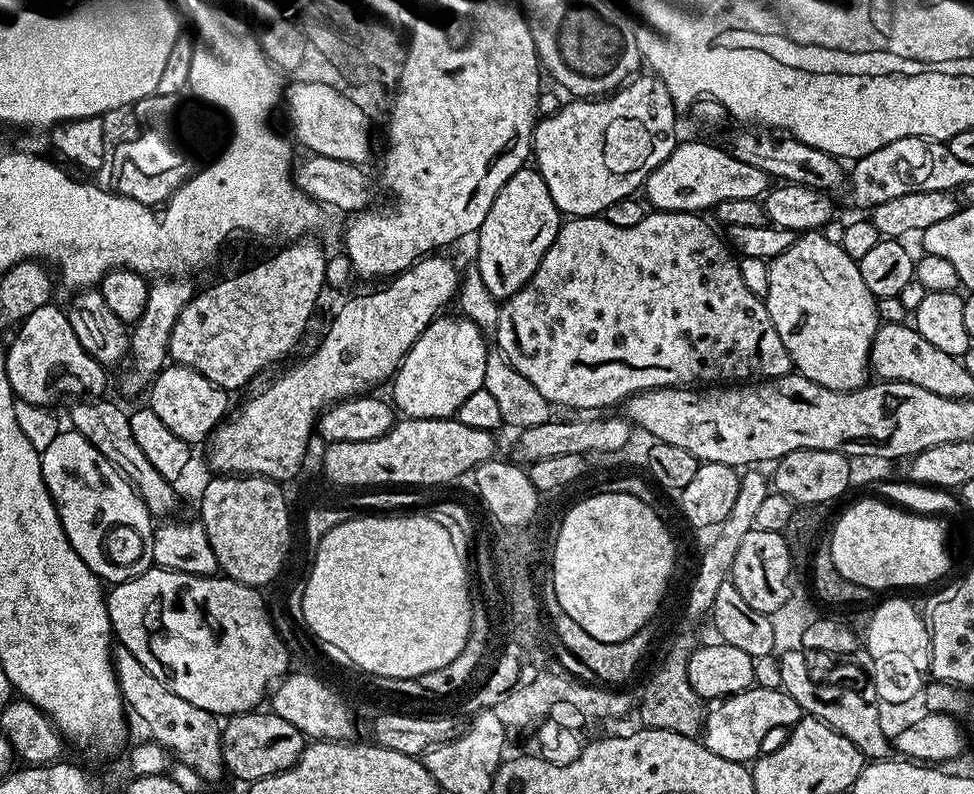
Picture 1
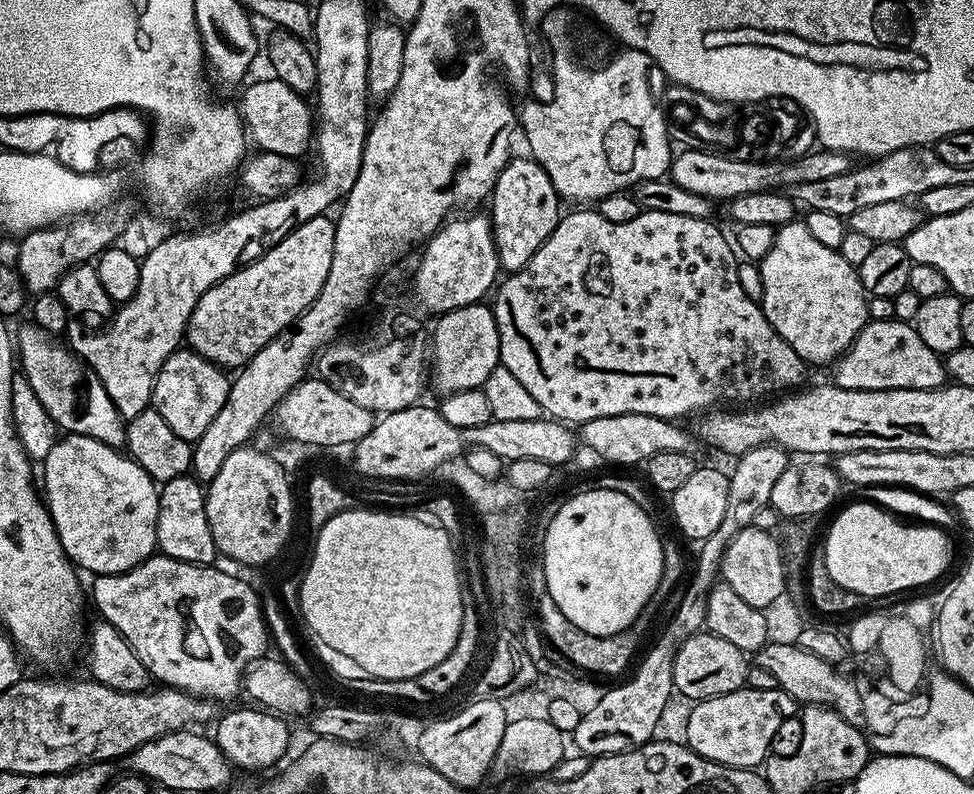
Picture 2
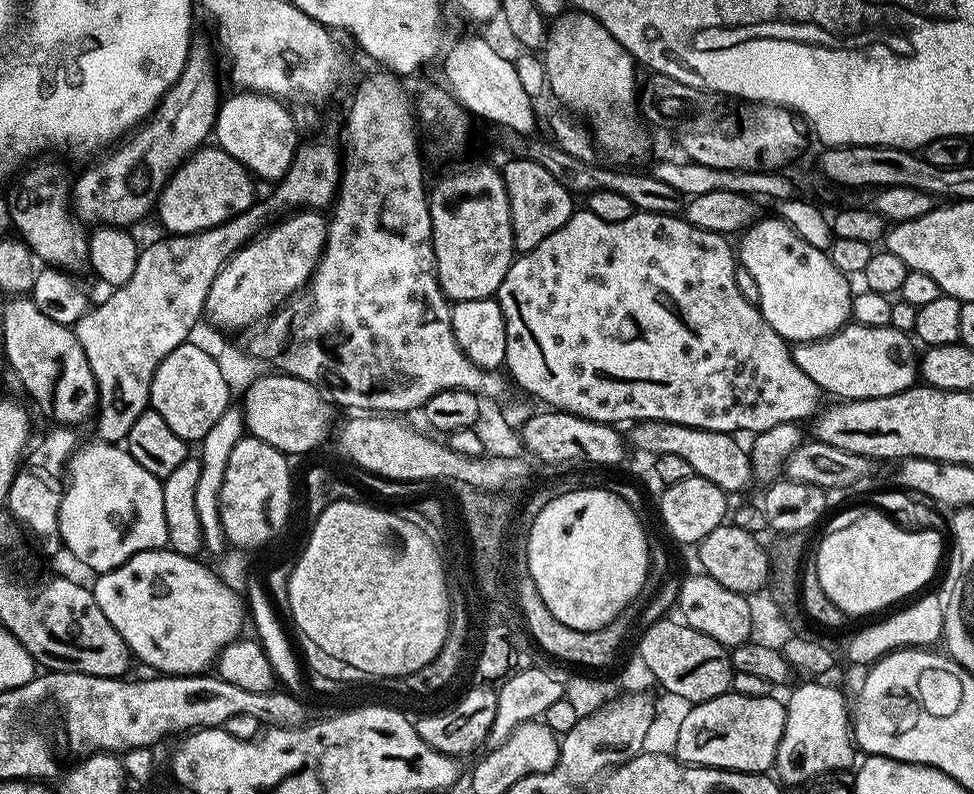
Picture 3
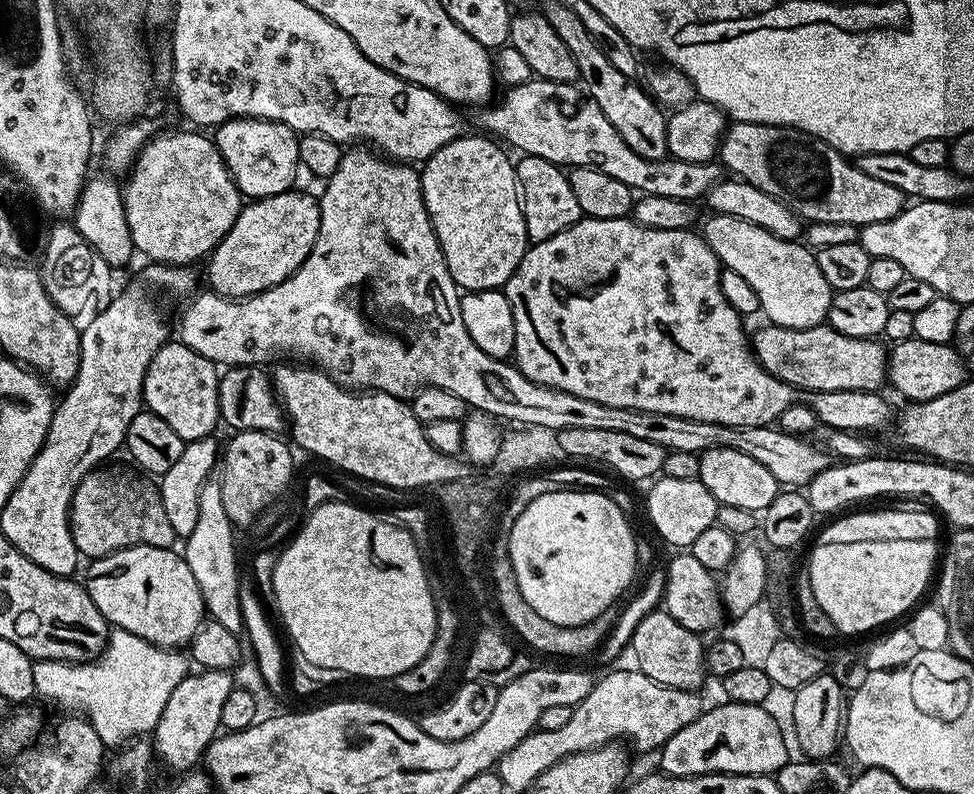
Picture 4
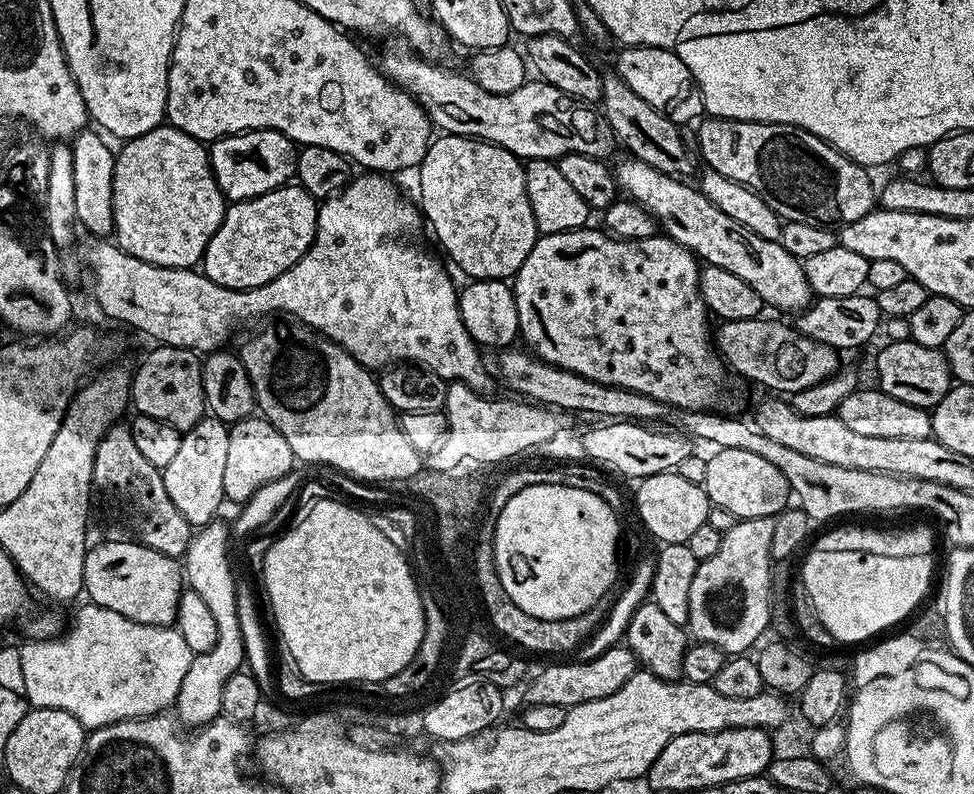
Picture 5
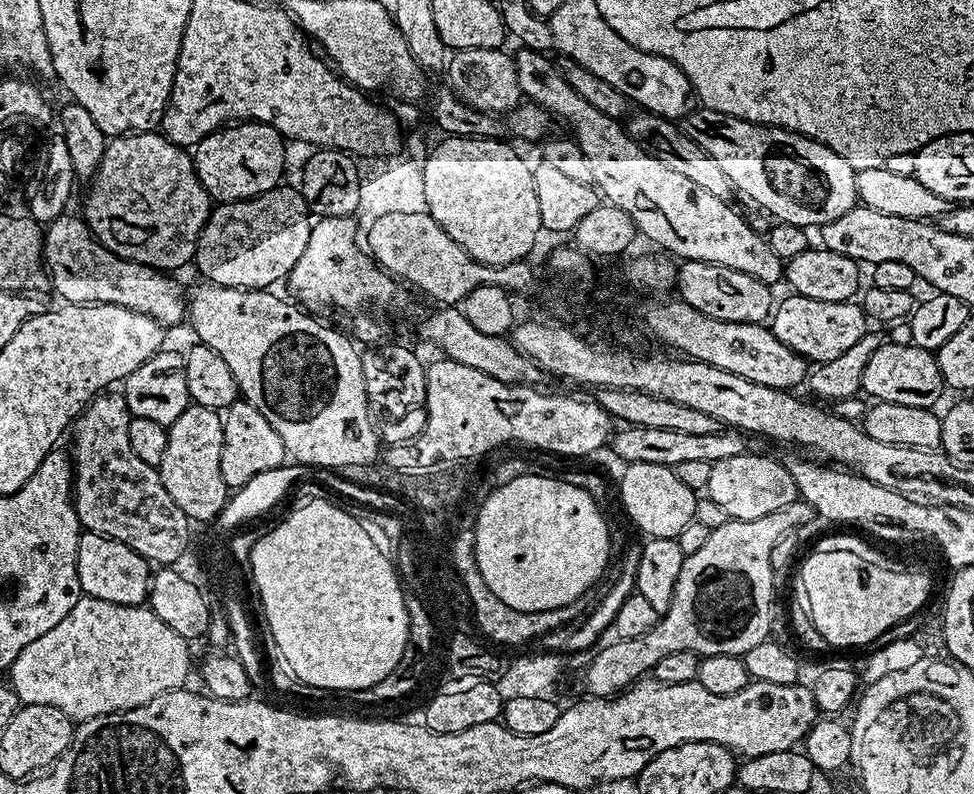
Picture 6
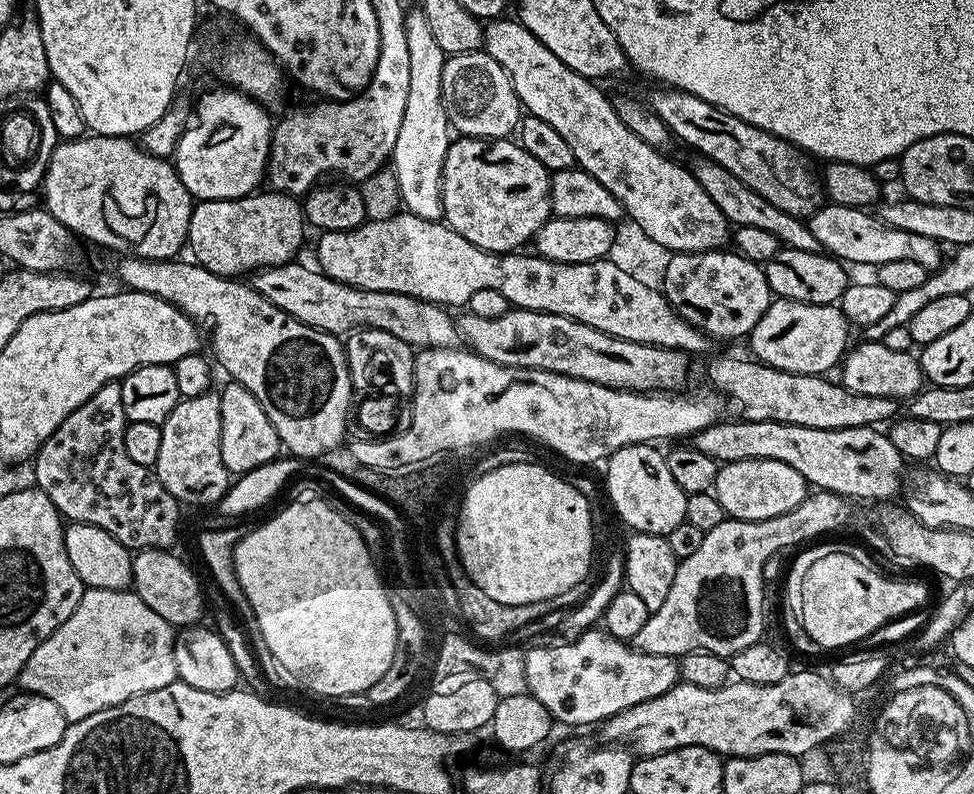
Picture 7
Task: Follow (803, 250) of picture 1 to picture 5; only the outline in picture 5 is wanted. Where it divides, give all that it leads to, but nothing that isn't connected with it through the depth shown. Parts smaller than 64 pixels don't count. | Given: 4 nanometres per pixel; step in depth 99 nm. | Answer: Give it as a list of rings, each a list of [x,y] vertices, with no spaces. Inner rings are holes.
[[[625,155],[623,159],[614,164],[619,191],[627,199],[637,200],[643,208],[646,208],[655,218],[661,233],[668,235],[674,242],[686,246],[691,250],[692,255],[703,261],[705,265],[730,270],[730,274],[738,274],[738,278],[742,278],[746,286],[754,286],[754,290],[763,298],[769,309],[781,308],[784,312],[796,314],[812,303],[814,293],[810,282],[806,282],[803,263],[796,260],[794,254],[787,252],[779,240],[767,241],[766,238],[752,233],[746,226],[740,225],[729,215],[718,210],[718,207],[712,205],[700,192],[699,187],[692,185],[691,188],[683,179],[662,174],[654,170],[654,166],[646,166],[646,162],[642,162],[637,156]]]

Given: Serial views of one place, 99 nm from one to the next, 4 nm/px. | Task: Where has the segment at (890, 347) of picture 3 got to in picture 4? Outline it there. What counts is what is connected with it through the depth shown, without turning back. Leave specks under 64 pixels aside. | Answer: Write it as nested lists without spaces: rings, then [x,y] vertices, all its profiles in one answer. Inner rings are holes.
[[[774,323],[767,327],[751,333],[752,351],[767,372],[793,388],[804,392],[880,392],[885,387],[890,352],[879,339],[850,338],[846,334],[838,334],[838,330],[829,328],[827,323],[816,328],[783,328]]]

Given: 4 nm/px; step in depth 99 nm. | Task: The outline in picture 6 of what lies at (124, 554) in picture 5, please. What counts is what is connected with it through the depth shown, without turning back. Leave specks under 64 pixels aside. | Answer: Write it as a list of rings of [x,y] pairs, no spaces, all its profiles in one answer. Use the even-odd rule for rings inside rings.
[[[84,532],[80,537],[76,565],[83,595],[102,598],[122,606],[143,605],[149,599],[153,578],[153,573],[148,572],[149,561],[142,559],[122,542],[112,540],[109,536],[99,536],[97,532]]]

